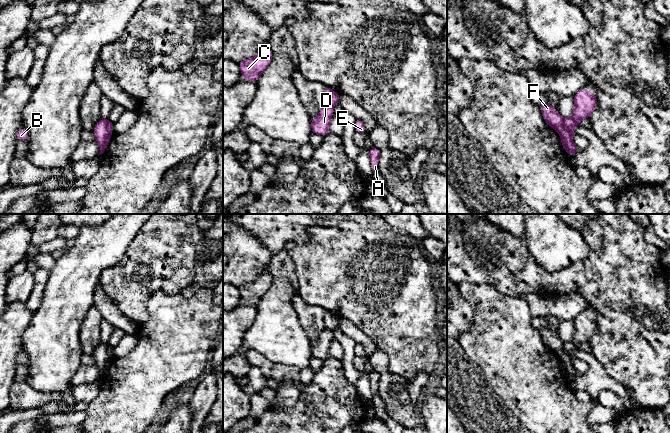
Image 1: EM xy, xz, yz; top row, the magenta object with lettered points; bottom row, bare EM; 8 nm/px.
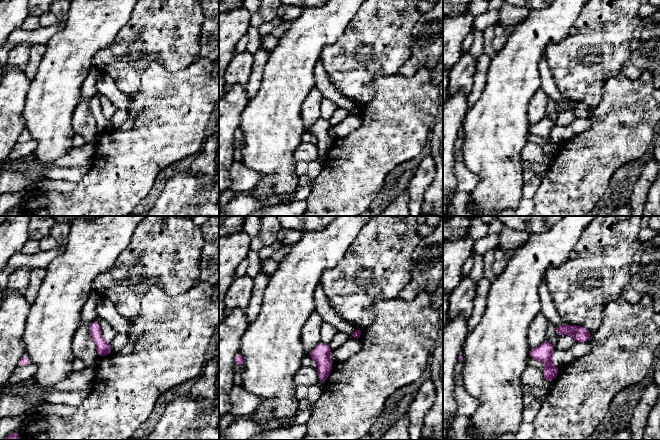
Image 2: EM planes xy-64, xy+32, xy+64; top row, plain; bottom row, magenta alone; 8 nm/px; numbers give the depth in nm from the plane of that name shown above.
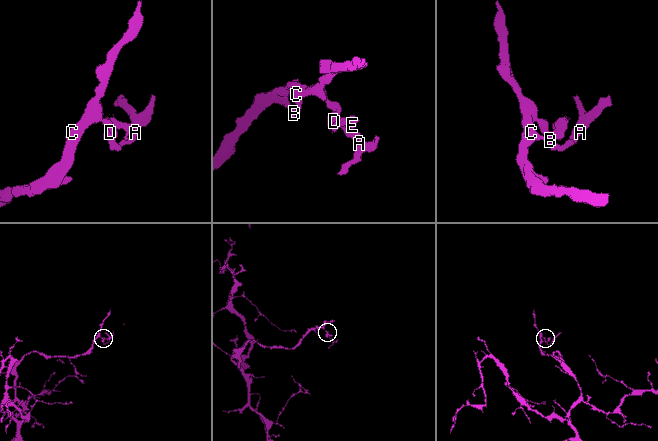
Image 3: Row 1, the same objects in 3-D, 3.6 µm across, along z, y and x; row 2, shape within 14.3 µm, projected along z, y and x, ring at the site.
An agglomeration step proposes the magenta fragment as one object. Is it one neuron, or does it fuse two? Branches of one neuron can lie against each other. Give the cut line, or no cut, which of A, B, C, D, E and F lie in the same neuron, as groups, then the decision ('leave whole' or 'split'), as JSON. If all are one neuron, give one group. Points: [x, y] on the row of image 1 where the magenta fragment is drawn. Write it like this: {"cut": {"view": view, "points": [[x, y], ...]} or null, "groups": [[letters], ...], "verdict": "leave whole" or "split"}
{"cut": {"view": "yz", "points": [[563, 119], [563, 125], [558, 131]]}, "groups": [["A", "D", "E"], ["B", "C", "F"]], "verdict": "split"}

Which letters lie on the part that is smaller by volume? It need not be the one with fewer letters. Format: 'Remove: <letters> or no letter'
Remove: A, D, E

